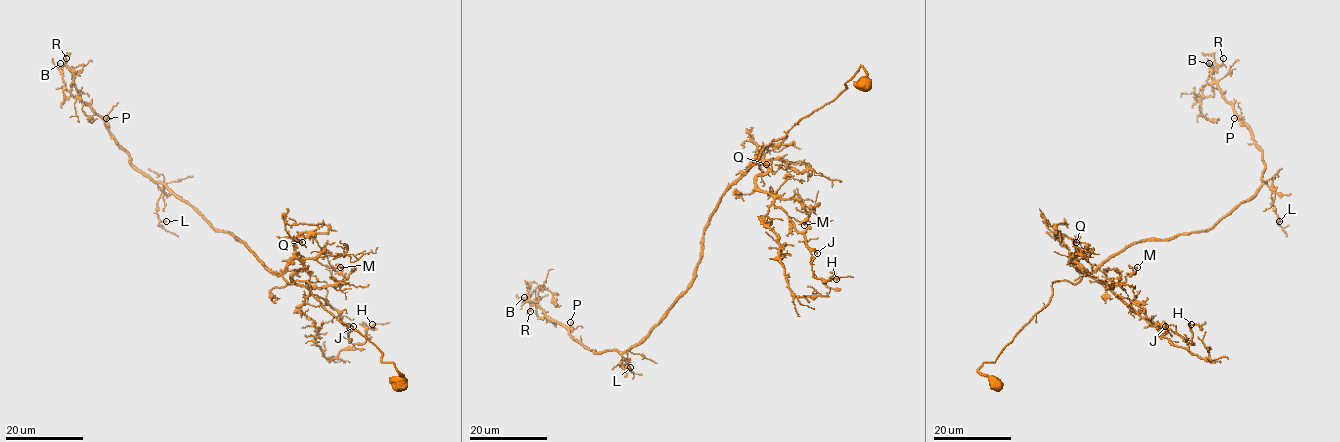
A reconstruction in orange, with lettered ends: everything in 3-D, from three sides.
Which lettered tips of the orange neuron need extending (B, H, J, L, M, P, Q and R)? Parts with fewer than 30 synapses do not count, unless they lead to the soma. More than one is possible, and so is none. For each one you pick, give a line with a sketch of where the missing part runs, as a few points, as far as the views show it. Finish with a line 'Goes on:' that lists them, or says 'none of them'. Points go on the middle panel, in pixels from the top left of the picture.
R: missing branch runs (530, 311), (527, 315), (532, 321), (549, 322)
Goes on: R

